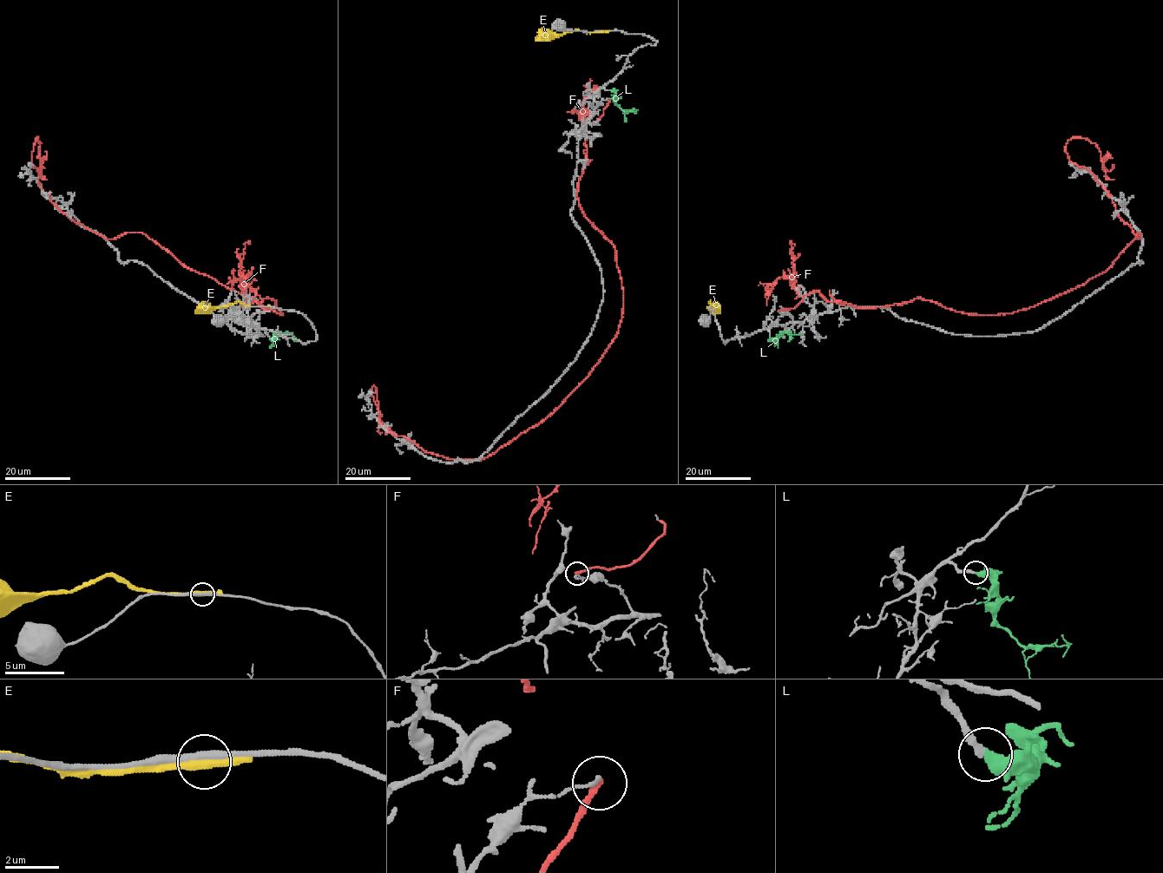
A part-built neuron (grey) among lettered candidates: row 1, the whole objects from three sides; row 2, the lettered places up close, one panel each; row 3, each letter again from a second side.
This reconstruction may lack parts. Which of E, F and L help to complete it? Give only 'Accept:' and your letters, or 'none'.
Accept: L

